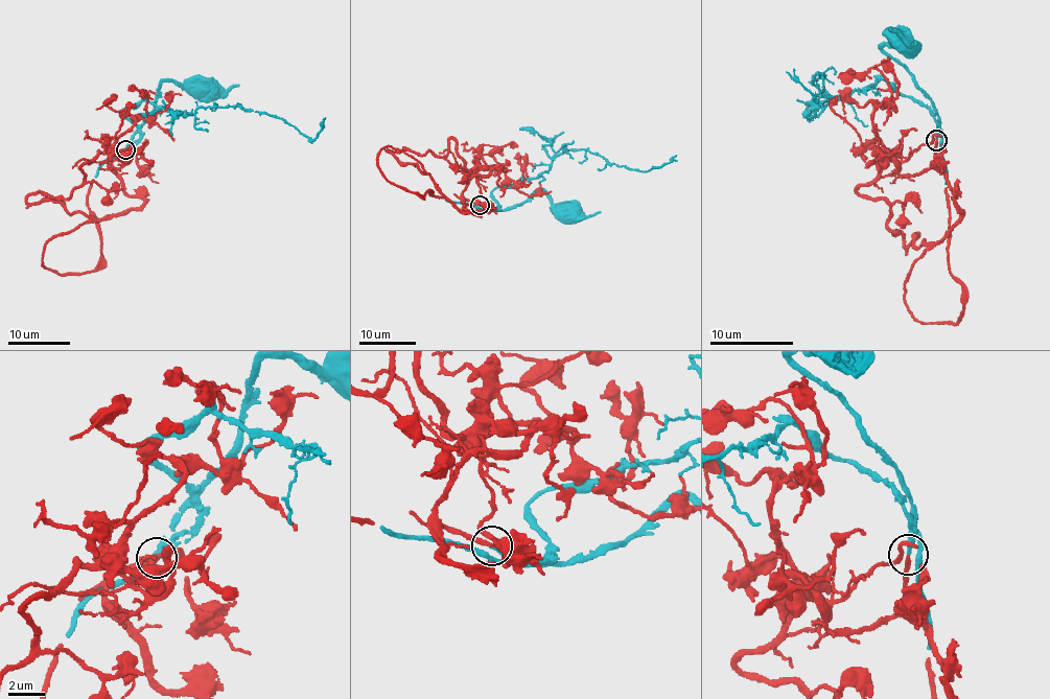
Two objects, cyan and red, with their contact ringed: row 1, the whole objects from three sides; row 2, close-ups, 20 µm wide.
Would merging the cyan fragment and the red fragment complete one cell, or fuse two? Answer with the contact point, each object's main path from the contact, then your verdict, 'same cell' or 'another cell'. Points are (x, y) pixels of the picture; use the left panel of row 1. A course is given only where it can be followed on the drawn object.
at (125, 149); cyan runs (125, 150), (131, 138), (148, 120), (164, 80), (191, 85), (201, 92), (205, 89); red runs (125, 150), (109, 163), (141, 205), (53, 238), (47, 269), (94, 269), (93, 179); same cell

